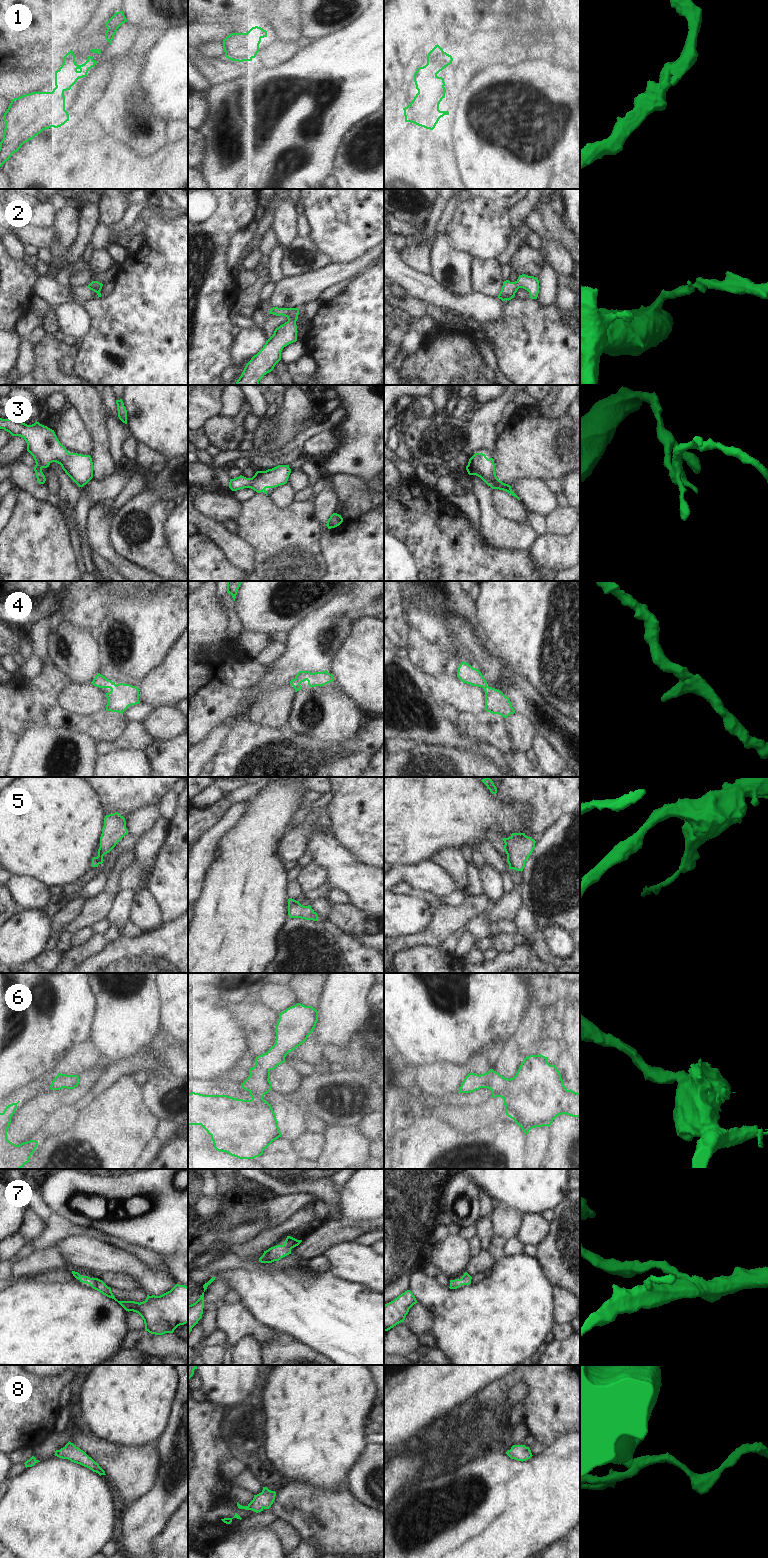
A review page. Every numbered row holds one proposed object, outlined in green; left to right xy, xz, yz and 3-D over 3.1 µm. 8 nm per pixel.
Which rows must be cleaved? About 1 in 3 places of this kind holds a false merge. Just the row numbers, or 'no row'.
5

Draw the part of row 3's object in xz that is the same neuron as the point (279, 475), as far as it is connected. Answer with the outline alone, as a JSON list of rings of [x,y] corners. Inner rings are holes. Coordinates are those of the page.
[[[278,465],[266,471],[257,471],[252,478],[240,475],[230,479],[229,488],[232,491],[251,488],[257,493],[264,492],[267,495],[266,488],[274,488],[286,484],[290,473],[289,465]]]

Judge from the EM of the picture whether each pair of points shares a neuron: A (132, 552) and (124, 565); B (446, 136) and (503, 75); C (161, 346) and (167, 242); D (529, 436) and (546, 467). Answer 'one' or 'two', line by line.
A: two
B: two
C: one
D: one

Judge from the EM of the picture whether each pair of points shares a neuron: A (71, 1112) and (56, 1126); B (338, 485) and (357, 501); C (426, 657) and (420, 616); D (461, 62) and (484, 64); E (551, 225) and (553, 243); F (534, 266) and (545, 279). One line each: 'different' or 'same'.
A: same
B: same
C: different
D: same
E: different
F: different

